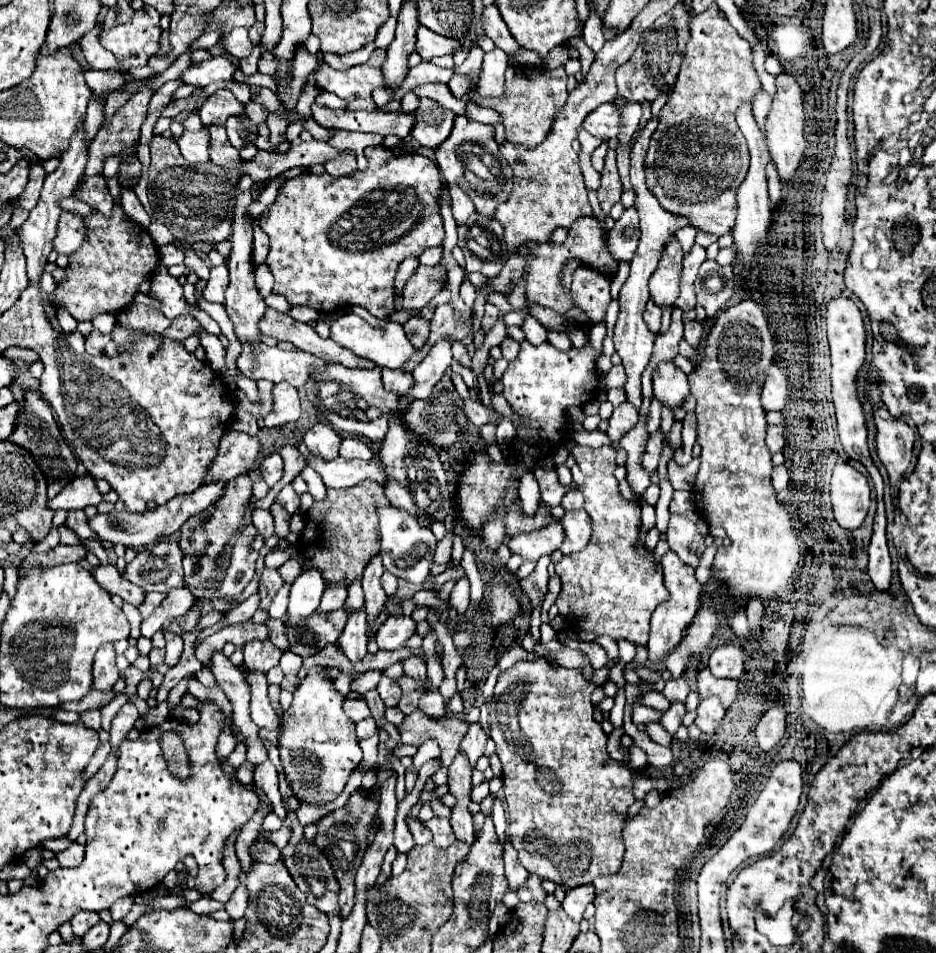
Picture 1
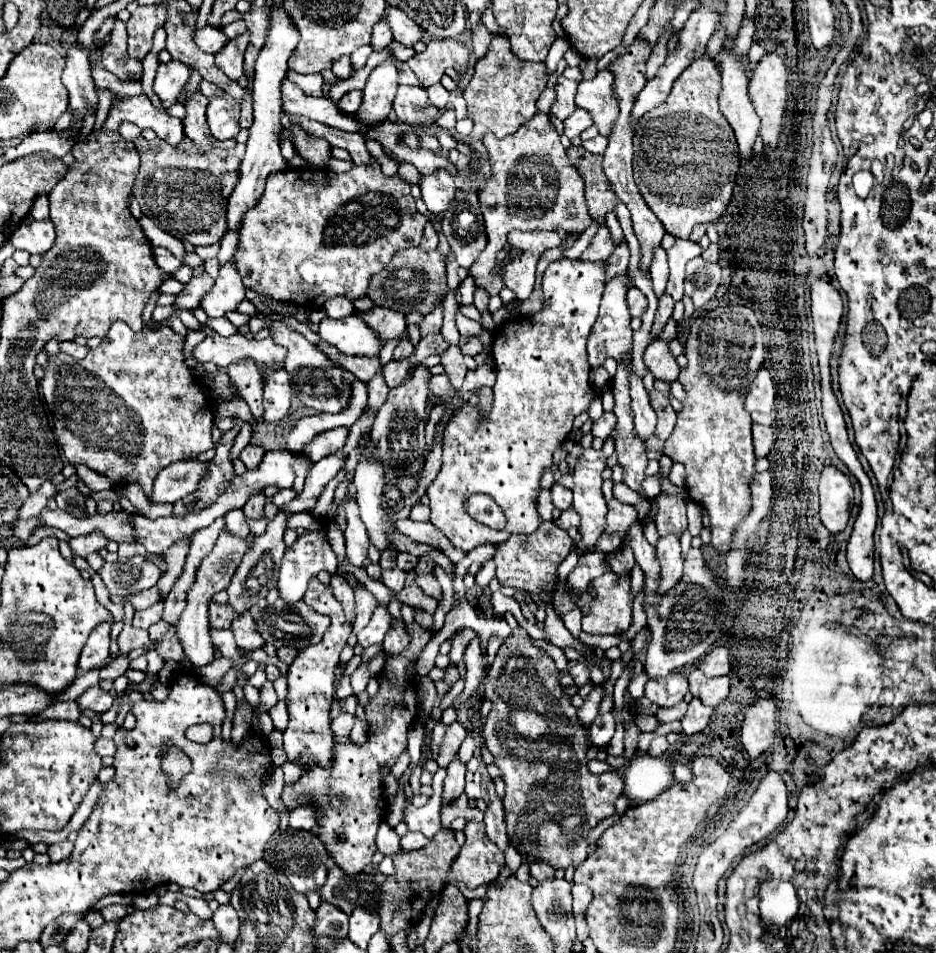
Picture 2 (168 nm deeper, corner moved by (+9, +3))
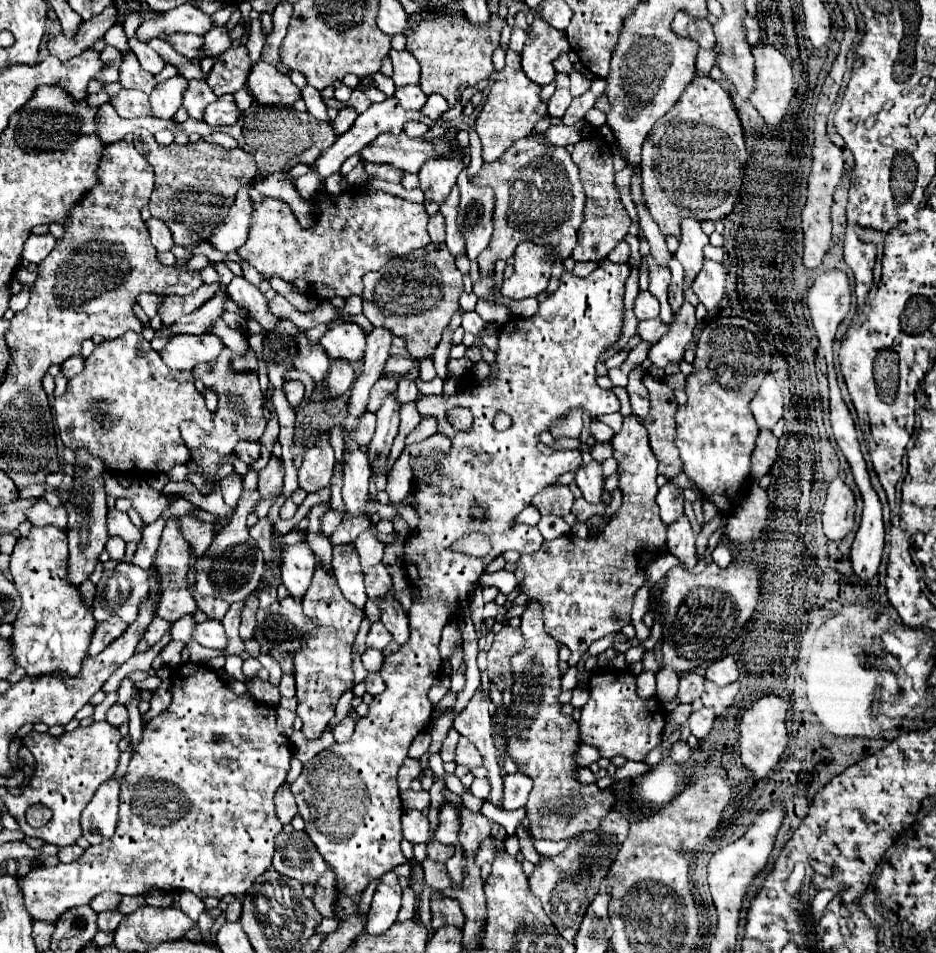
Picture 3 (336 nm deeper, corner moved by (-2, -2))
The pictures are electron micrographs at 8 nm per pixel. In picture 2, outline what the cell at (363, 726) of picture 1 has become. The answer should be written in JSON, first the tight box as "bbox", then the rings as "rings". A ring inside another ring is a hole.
{"bbox":[331,713,355,739],"rings":[[[341,713],[331,721],[331,727],[333,727],[333,733],[335,733],[337,739],[347,739],[349,737],[349,733],[353,729],[353,719],[355,717],[349,715],[349,713]]]}

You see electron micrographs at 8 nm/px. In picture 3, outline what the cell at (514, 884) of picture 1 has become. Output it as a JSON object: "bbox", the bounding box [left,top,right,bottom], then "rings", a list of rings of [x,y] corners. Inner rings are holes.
{"bbox":[454,686,502,808],"rings":[[[480,686],[476,690],[476,694],[472,696],[472,700],[468,702],[468,706],[456,716],[454,720],[454,728],[470,738],[476,748],[480,750],[482,758],[484,758],[484,768],[488,770],[488,780],[492,784],[490,790],[490,802],[496,808],[502,808],[502,770],[496,758],[496,748],[494,748],[494,740],[492,740],[492,720],[490,720],[490,712],[488,712],[488,698],[482,694],[482,690],[486,690],[484,686]]]}

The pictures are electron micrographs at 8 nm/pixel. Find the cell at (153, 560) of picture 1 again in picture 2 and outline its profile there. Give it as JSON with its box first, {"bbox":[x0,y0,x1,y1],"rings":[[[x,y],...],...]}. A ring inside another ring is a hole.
{"bbox":[99,557,163,599],"rings":[[[145,557],[119,559],[115,563],[105,563],[99,569],[99,577],[103,579],[113,599],[123,599],[129,597],[131,593],[145,591],[157,585],[161,575],[163,575],[161,569],[147,561]]]}

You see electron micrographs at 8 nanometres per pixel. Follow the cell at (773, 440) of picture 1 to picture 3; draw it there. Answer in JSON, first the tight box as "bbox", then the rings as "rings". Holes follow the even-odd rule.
{"bbox":[752,430,778,480],"rings":[[[760,430],[752,456],[752,478],[760,480],[764,474],[768,474],[776,458],[778,458],[778,438],[770,430]]]}

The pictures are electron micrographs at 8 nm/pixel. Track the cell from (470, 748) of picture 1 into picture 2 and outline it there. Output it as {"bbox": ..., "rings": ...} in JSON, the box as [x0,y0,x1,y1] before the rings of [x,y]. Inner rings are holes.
{"bbox":[443,757,465,805],"rings":[[[455,757],[447,767],[447,777],[443,781],[443,805],[449,805],[451,801],[455,801],[455,797],[463,795],[463,787],[465,787],[465,765],[459,763],[459,759]]]}

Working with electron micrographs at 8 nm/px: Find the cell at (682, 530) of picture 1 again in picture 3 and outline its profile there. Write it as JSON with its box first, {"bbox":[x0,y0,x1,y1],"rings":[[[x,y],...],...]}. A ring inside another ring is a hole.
{"bbox":[656,484,684,526],"rings":[[[664,484],[656,496],[656,502],[660,506],[660,518],[666,526],[676,522],[684,516],[684,492],[682,488],[674,484]]]}

